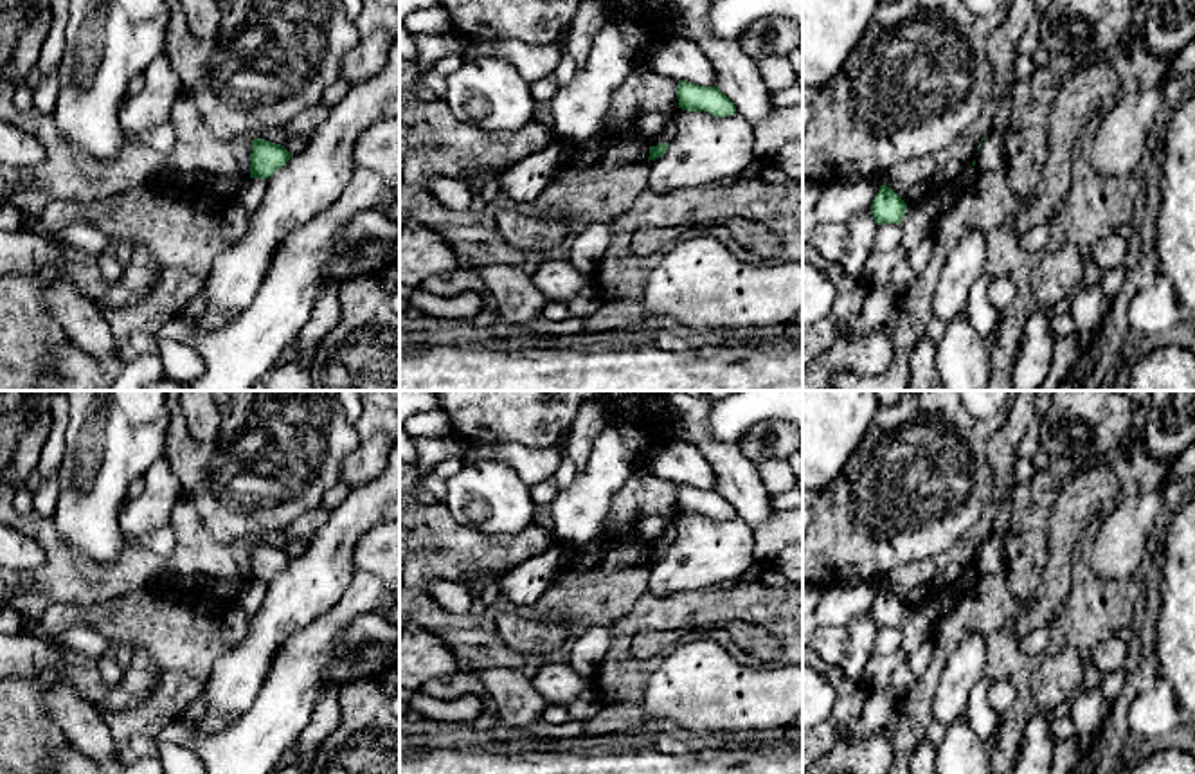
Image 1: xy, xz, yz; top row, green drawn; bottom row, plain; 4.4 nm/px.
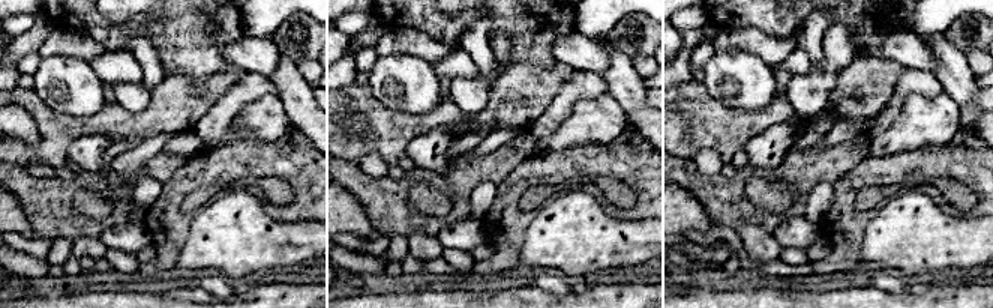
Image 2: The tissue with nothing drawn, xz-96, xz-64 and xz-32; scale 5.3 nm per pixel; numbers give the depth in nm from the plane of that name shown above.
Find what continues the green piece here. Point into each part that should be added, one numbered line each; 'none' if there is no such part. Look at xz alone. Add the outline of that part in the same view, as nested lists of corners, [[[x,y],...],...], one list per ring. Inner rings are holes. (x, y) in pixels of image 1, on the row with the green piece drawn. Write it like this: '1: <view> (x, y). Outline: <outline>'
none

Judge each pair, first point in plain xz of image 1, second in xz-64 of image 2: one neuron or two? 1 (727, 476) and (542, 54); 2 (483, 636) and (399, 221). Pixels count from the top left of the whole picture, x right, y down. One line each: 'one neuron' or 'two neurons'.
1: two neurons
2: one neuron

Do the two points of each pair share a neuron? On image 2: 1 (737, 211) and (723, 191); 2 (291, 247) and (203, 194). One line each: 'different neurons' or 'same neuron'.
1: same neuron
2: different neurons

